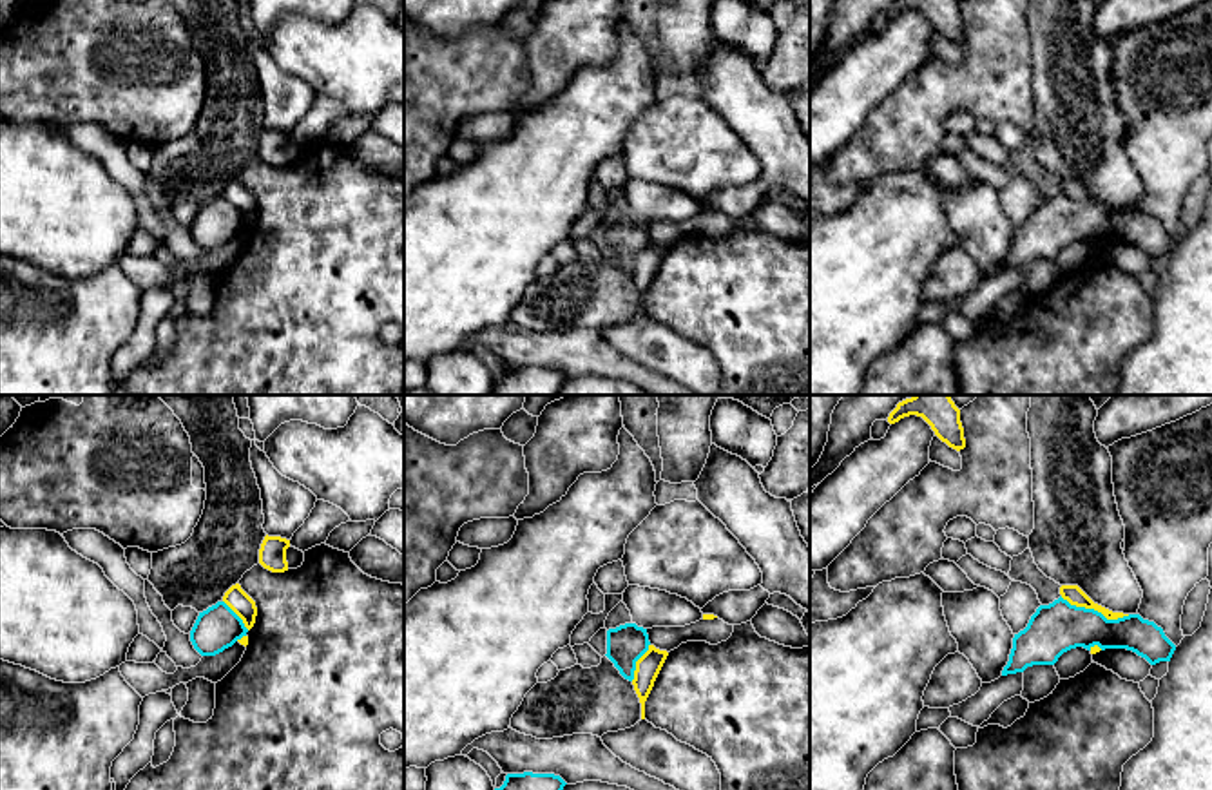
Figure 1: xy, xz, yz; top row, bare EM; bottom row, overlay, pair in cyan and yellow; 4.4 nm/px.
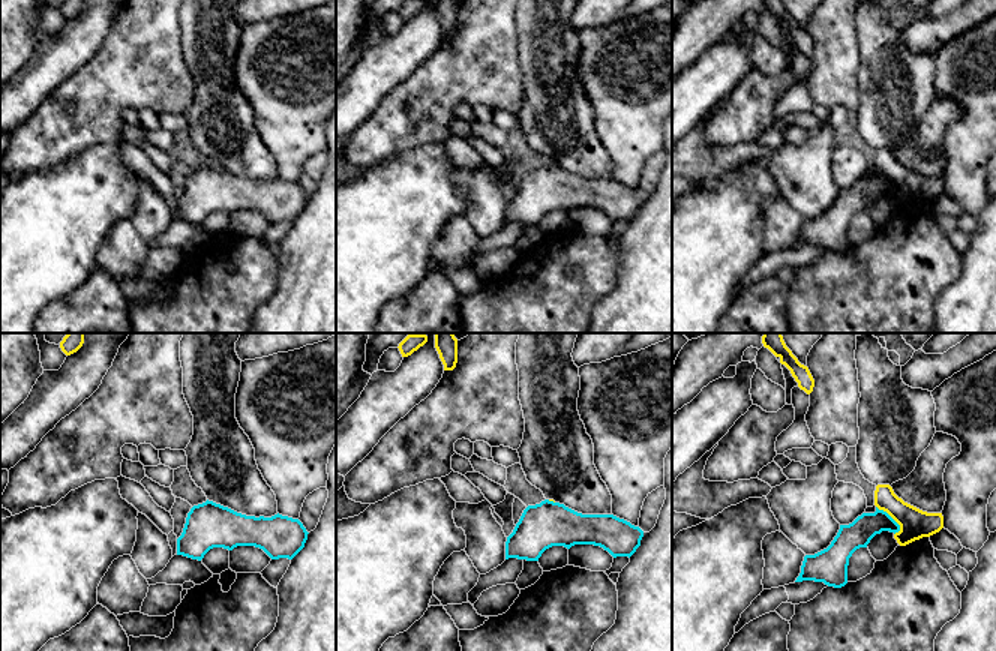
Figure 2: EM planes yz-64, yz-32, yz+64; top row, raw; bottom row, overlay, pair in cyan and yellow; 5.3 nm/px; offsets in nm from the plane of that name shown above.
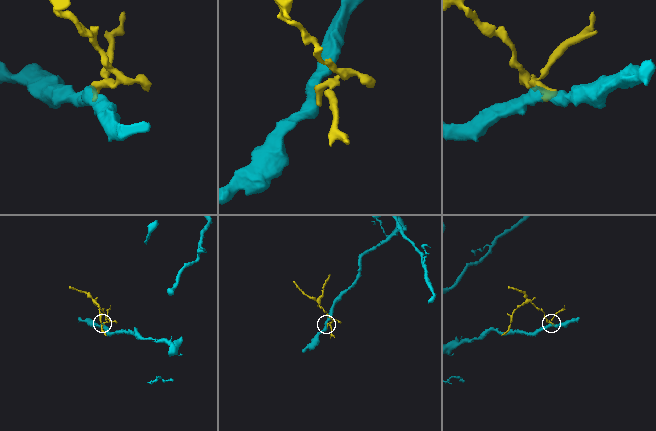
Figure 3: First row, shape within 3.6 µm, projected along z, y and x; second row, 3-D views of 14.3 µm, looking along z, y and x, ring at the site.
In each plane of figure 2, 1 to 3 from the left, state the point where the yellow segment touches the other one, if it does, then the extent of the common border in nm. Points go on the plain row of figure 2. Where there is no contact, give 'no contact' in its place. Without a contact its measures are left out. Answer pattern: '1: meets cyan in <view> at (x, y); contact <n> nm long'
1: no contact
2: meets cyan in yz-32 at (551, 165); contact 40 nm long
3: meets cyan in yz+64 at (891, 182); contact 190 nm long

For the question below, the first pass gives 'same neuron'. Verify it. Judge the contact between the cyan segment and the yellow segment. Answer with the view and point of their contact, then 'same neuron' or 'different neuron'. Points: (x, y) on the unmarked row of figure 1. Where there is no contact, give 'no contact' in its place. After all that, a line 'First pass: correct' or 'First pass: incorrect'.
yz (1093, 203) | different neuron
First pass: incorrect

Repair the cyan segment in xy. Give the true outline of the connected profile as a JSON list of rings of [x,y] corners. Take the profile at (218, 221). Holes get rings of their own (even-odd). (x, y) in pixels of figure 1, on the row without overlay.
[[[217,196],[199,207],[190,225],[190,236],[201,250],[216,250],[246,230],[246,226],[243,214],[225,196]]]

